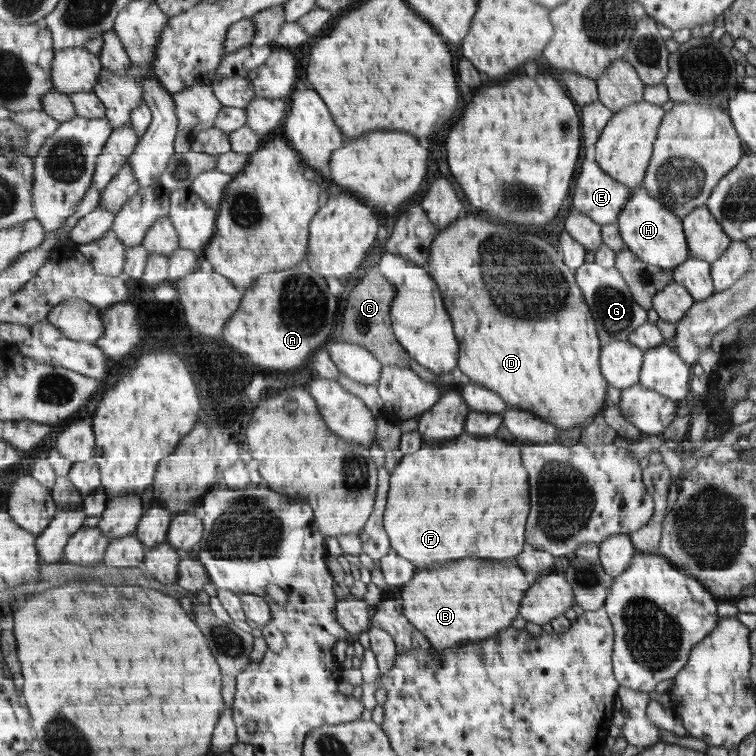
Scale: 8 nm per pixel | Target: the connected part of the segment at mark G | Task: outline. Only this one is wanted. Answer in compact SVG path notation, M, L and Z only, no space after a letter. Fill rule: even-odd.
M595 256L595 262L583 264L575 270L575 274L594 314L602 344L630 339L630 334L647 322L647 309L635 300L631 287L616 266L607 268L599 264Z

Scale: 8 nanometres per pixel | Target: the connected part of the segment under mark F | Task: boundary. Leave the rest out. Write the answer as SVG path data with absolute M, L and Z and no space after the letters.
M464 432L461 436L447 441L445 446L439 443L426 443L419 449L417 454L406 454L397 468L393 470L390 490L388 492L388 504L384 513L384 523L387 533L389 533L392 549L403 558L413 562L415 568L427 568L433 566L435 562L447 562L447 560L459 560L459 558L499 558L499 560L516 559L519 554L524 552L526 546L526 526L529 522L532 510L530 496L530 474L523 465L521 444L515 444L501 440L498 437L475 438L470 433Z

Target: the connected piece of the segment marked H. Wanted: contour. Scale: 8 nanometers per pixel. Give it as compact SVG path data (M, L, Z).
M644 185L631 189L631 198L619 214L619 227L627 248L647 264L661 265L672 271L689 260L690 250L684 220L673 214L663 202L653 198Z

